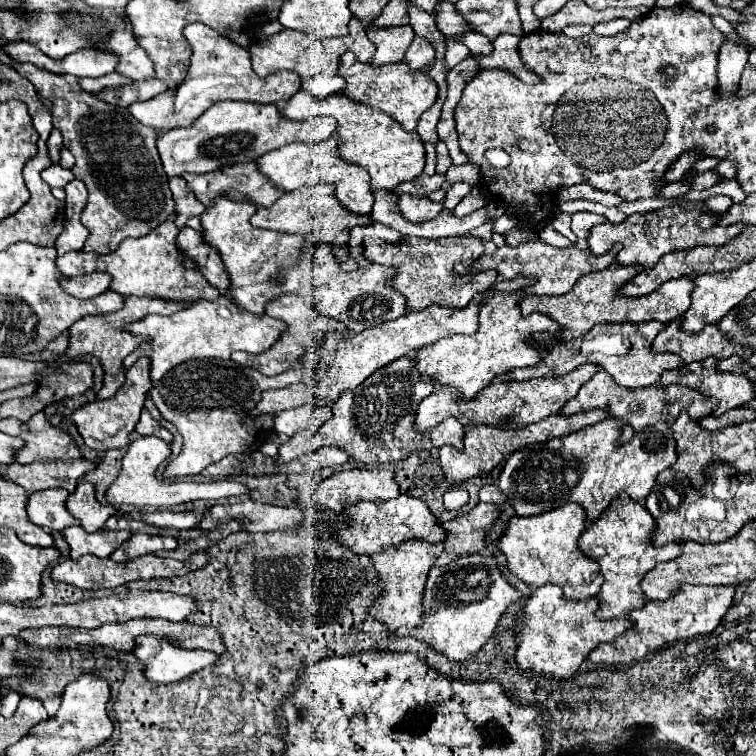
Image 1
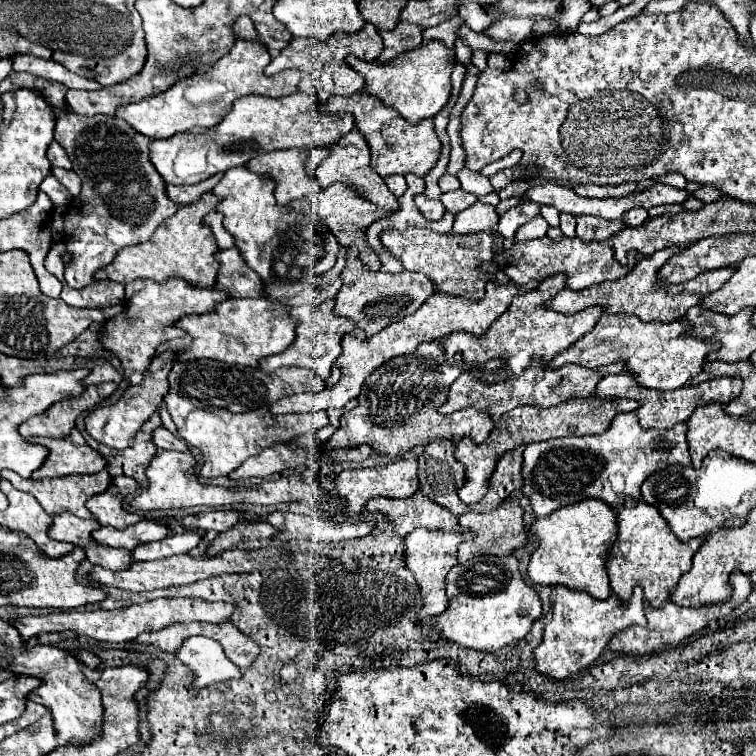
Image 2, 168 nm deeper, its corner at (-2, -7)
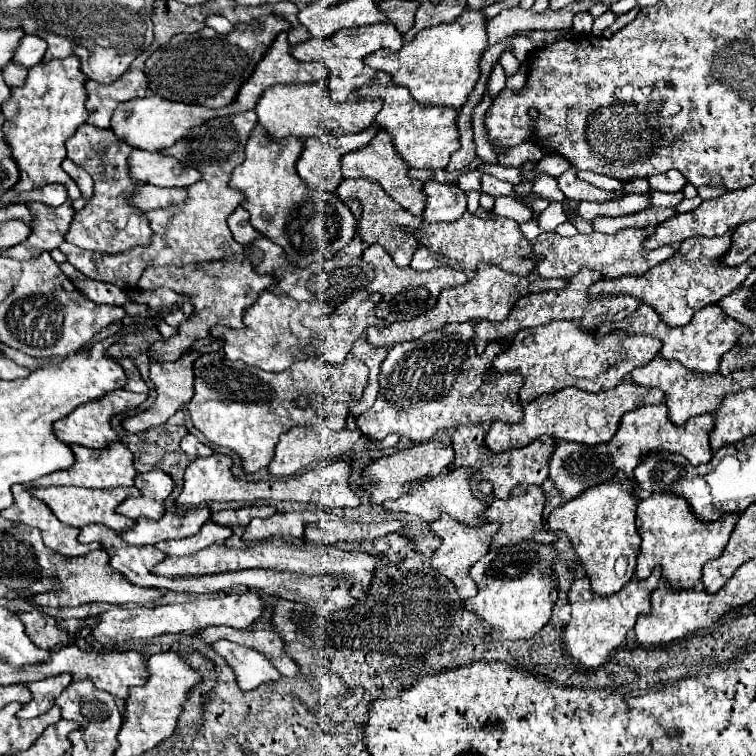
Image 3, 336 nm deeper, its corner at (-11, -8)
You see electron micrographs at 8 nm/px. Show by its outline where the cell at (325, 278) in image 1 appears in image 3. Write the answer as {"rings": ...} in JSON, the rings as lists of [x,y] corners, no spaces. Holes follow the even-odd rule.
{"rings":[[[371,244],[365,250],[363,260],[365,262],[377,262],[377,276],[367,286],[367,290],[383,294],[383,304],[377,306],[377,316],[385,318],[387,324],[393,324],[393,322],[399,322],[399,320],[411,320],[411,318],[431,310],[443,288],[453,288],[453,286],[459,286],[459,284],[471,280],[469,274],[453,270],[453,268],[433,268],[433,270],[427,270],[427,272],[419,272],[419,270],[413,270],[409,266],[401,268],[393,262],[389,252],[379,244]],[[385,302],[389,304],[389,308],[385,308]]]}

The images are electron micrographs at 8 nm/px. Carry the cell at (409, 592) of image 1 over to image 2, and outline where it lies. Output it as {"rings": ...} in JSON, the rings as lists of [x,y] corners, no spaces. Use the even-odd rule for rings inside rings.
{"rings":[[[422,527],[404,537],[404,563],[406,563],[406,569],[410,569],[414,573],[416,583],[420,585],[420,591],[422,591],[422,609],[418,611],[416,619],[436,617],[446,609],[444,577],[456,565],[456,547],[462,541],[468,541],[472,537],[474,537],[474,533],[470,533],[470,531],[444,533],[444,531],[426,531]]]}

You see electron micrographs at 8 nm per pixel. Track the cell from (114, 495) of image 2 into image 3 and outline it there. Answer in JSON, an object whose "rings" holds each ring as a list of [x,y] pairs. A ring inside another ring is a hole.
{"rings":[[[151,470],[137,474],[135,486],[141,488],[141,498],[127,498],[121,506],[119,512],[127,518],[141,518],[147,516],[151,520],[159,520],[165,514],[165,500],[173,492],[175,482],[171,476],[163,470]]]}

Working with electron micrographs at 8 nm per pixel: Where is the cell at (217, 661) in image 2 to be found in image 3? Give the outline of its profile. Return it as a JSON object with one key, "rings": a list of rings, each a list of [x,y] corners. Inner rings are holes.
{"rings":[[[217,640],[213,648],[231,664],[241,690],[253,690],[261,684],[283,680],[283,674],[271,664],[271,660],[255,648],[245,648],[227,640]]]}

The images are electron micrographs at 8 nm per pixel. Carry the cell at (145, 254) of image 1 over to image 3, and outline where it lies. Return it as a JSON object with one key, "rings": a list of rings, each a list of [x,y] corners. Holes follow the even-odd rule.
{"rings":[[[255,112],[217,116],[203,122],[197,128],[191,128],[191,132],[175,146],[159,150],[161,154],[173,156],[185,166],[199,170],[203,176],[199,182],[185,188],[187,200],[183,204],[145,212],[149,226],[153,230],[151,244],[137,246],[121,254],[109,254],[109,252],[81,250],[69,242],[63,242],[59,250],[67,254],[67,262],[73,264],[79,272],[83,272],[91,280],[107,282],[119,286],[121,290],[133,290],[137,288],[137,280],[141,272],[149,266],[167,266],[167,264],[183,266],[191,262],[193,264],[209,262],[209,260],[219,260],[219,258],[229,258],[233,254],[239,254],[243,246],[233,240],[231,230],[227,226],[227,218],[245,200],[245,194],[229,186],[229,176],[233,168],[245,160],[245,144],[255,124],[257,124]]]}

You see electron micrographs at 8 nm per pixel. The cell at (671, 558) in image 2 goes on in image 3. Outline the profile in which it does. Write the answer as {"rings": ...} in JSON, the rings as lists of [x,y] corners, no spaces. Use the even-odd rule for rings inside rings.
{"rings":[[[667,492],[647,496],[637,506],[637,530],[643,542],[637,556],[635,578],[647,578],[655,566],[661,566],[667,586],[695,588],[701,580],[703,564],[721,556],[737,520],[739,514],[729,514],[715,522],[703,522],[683,496]]]}

